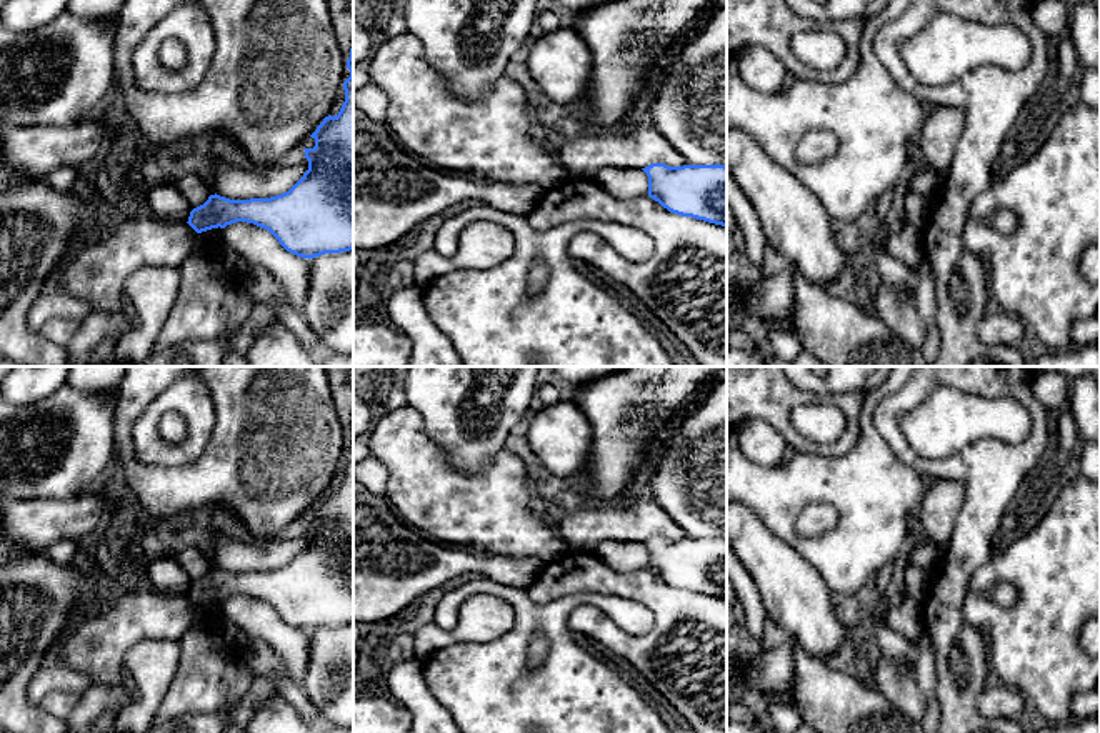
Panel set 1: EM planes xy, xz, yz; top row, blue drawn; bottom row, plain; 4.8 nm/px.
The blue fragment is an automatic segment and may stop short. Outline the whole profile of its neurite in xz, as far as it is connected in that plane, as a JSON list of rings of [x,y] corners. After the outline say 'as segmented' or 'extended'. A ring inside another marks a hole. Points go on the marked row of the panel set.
[[[652,163],[642,168],[648,177],[648,197],[682,217],[727,227],[727,167]]]; as segmented

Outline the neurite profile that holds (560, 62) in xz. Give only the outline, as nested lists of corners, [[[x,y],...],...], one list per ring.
[[[558,27],[528,42],[527,67],[557,113],[572,112],[592,78],[588,45],[575,28]]]

